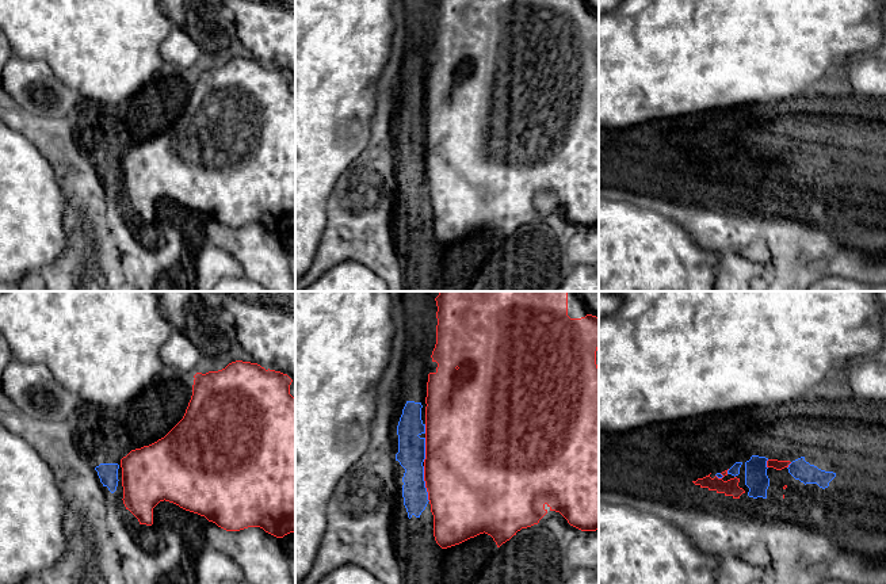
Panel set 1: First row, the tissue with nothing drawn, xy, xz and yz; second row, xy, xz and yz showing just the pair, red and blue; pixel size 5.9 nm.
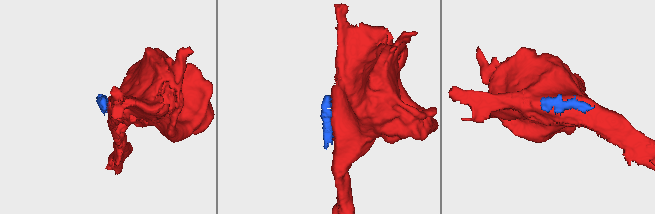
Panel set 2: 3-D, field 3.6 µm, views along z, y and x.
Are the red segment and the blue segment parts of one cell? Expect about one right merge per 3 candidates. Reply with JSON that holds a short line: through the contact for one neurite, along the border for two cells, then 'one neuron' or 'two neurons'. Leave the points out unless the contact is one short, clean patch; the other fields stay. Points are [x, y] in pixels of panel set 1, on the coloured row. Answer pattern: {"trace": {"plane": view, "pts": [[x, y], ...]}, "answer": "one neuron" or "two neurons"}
{"answer": "two neurons"}

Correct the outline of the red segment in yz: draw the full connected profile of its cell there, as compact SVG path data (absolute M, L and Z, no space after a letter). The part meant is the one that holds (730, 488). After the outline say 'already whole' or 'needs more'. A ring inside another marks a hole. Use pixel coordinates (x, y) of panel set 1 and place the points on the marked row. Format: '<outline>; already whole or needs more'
M709 474L692 482L700 488L707 488L709 491L715 491L717 493L723 493L725 496L732 496L733 499L740 499L740 496L745 493L745 491L738 486L740 478L737 477L723 481L717 476L711 478Z; already whole

